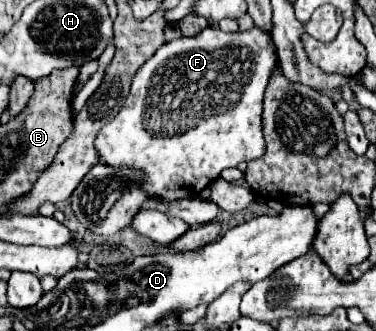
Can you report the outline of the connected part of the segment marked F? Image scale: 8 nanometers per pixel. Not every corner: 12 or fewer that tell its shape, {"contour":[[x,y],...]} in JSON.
{"contour":[[253,27],[163,43],[95,139],[151,199],[265,153]]}

